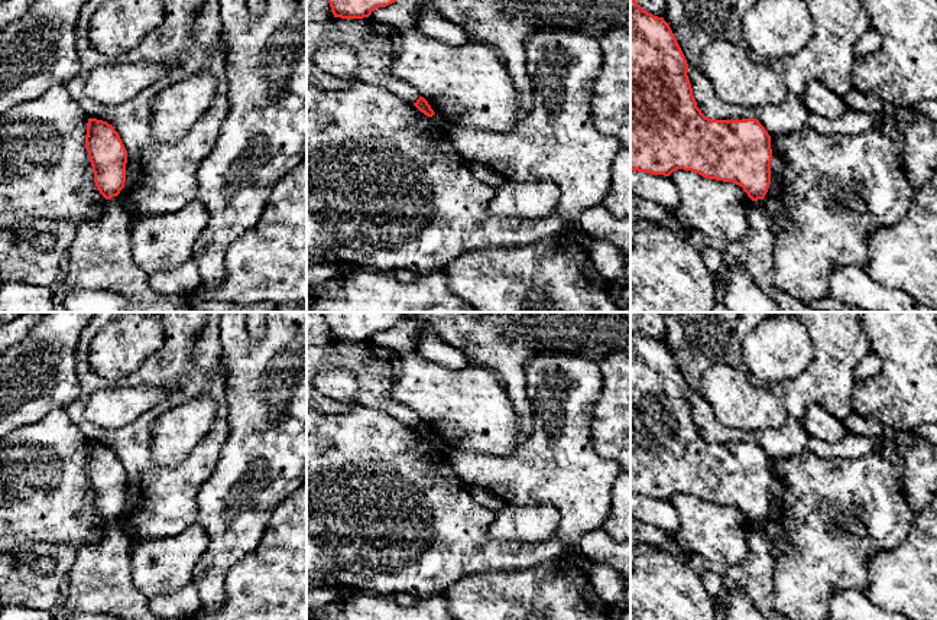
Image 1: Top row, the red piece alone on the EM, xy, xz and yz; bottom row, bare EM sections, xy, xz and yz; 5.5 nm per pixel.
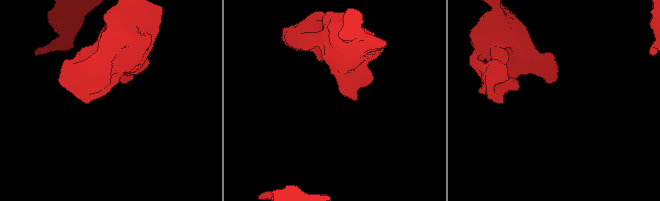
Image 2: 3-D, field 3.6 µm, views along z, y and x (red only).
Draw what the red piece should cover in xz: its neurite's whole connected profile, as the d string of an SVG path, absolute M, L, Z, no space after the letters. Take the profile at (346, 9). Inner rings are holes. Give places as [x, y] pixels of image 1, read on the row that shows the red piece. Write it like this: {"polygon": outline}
{"polygon": "M328 0L334 17L363 19L376 9L386 7L396 0Z"}

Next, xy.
{"polygon": "M88 119L85 149L100 194L110 199L124 188L127 150L111 124Z"}

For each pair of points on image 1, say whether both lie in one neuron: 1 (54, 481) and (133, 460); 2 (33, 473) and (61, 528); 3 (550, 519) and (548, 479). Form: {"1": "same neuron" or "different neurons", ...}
{"1": "different neurons", "2": "same neuron", "3": "different neurons"}

